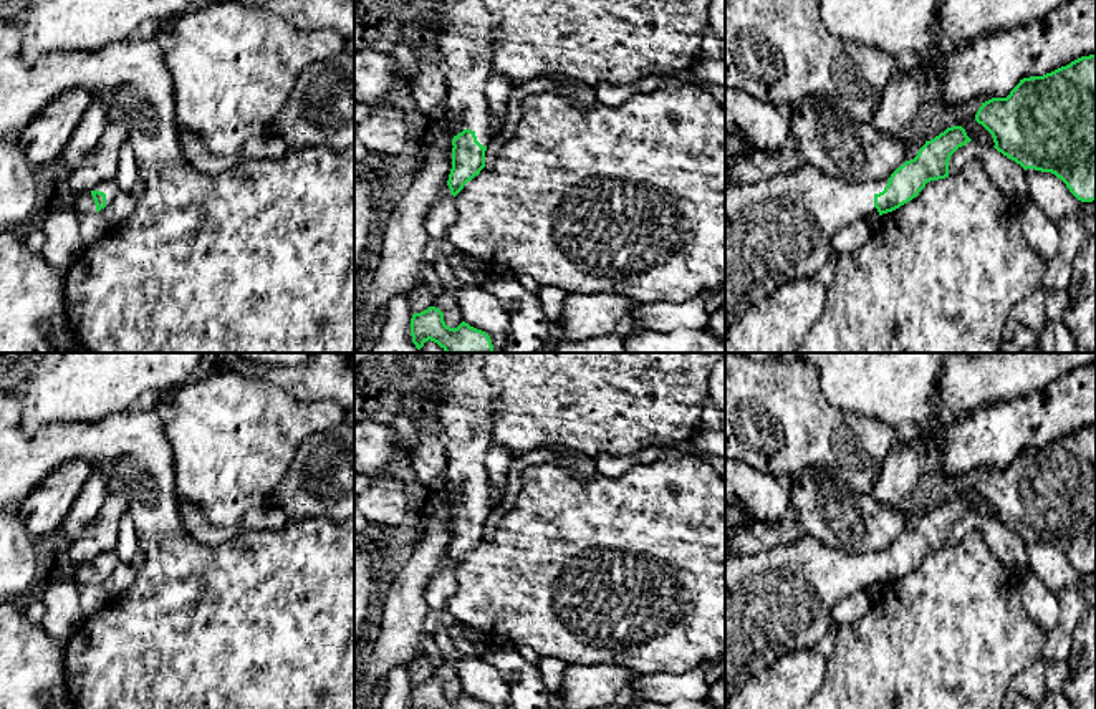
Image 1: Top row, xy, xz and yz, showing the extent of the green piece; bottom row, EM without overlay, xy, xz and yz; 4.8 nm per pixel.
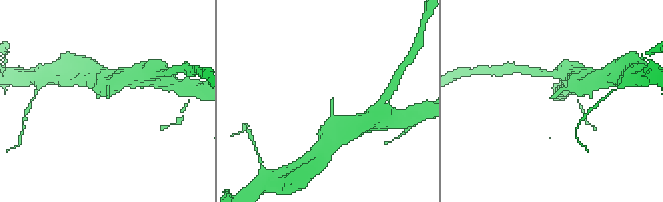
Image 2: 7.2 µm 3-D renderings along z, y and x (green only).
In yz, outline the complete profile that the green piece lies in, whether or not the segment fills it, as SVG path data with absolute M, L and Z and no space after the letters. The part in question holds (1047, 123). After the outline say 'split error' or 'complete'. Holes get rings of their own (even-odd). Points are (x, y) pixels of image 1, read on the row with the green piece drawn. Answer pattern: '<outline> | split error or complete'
M1096 55L1020 80L1007 98L982 103L975 121L992 134L993 147L1025 171L1051 172L1078 200L1096 200Z | complete

